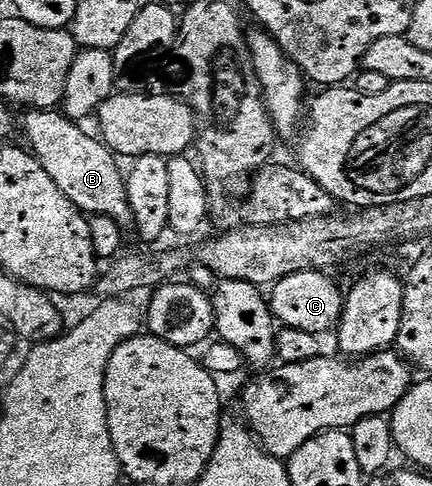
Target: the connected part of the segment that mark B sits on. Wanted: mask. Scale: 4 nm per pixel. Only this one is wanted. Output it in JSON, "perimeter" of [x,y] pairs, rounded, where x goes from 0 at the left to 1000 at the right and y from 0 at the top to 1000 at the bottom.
{"perimeter":[[[67,226],[58,237],[58,280],[67,286],[65,302],[72,307],[88,333],[118,358],[118,374],[155,399],[155,407],[169,422],[206,444],[255,444],[282,473],[308,469],[308,440],[294,412],[289,389],[289,362],[285,346],[278,346],[273,323],[243,302],[241,294],[222,278],[204,280],[185,253],[171,251],[141,226]]]}

